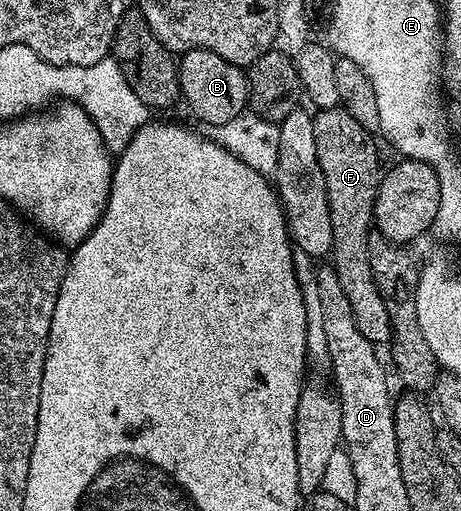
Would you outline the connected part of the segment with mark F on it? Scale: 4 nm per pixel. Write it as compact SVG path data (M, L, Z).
M341 105L330 106L326 110L318 110L313 115L312 132L316 132L316 160L320 160L320 168L324 172L324 184L328 192L328 208L332 212L332 269L340 280L340 288L344 288L344 296L348 296L348 304L352 304L352 316L356 316L356 328L368 336L375 344L389 343L390 316L384 306L384 296L380 296L380 288L372 276L372 260L368 252L368 240L374 226L374 201L380 181L378 170L378 146L374 143L375 135L356 120Z

